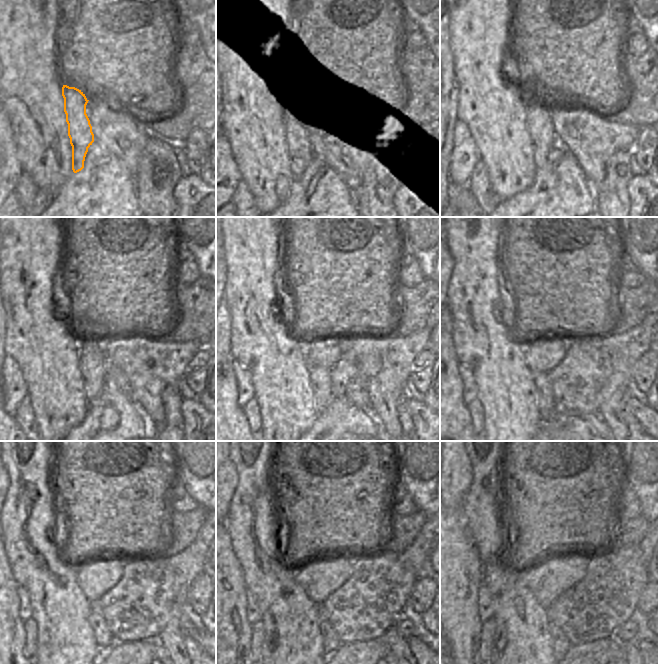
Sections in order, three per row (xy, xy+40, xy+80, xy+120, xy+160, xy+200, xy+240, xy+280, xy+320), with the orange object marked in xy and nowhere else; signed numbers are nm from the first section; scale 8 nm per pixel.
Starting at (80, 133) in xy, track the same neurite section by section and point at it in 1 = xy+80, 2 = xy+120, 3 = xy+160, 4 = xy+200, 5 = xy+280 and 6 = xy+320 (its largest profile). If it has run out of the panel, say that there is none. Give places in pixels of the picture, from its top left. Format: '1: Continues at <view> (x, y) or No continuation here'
1: Continues at xy+80 (538, 122)
2: Continues at xy+120 (93, 361)
3: Continues at xy+160 (319, 376)
4: Continues at xy+200 (546, 403)
5: Continues at xy+280 (331, 641)
6: Continues at xy+320 (561, 644)

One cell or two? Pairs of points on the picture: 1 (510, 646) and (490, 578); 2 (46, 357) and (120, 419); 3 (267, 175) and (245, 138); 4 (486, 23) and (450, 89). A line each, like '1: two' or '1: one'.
1: one
2: two
3: one
4: two

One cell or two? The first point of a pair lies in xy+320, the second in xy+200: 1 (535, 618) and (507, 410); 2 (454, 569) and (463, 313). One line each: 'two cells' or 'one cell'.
1: one cell
2: two cells

